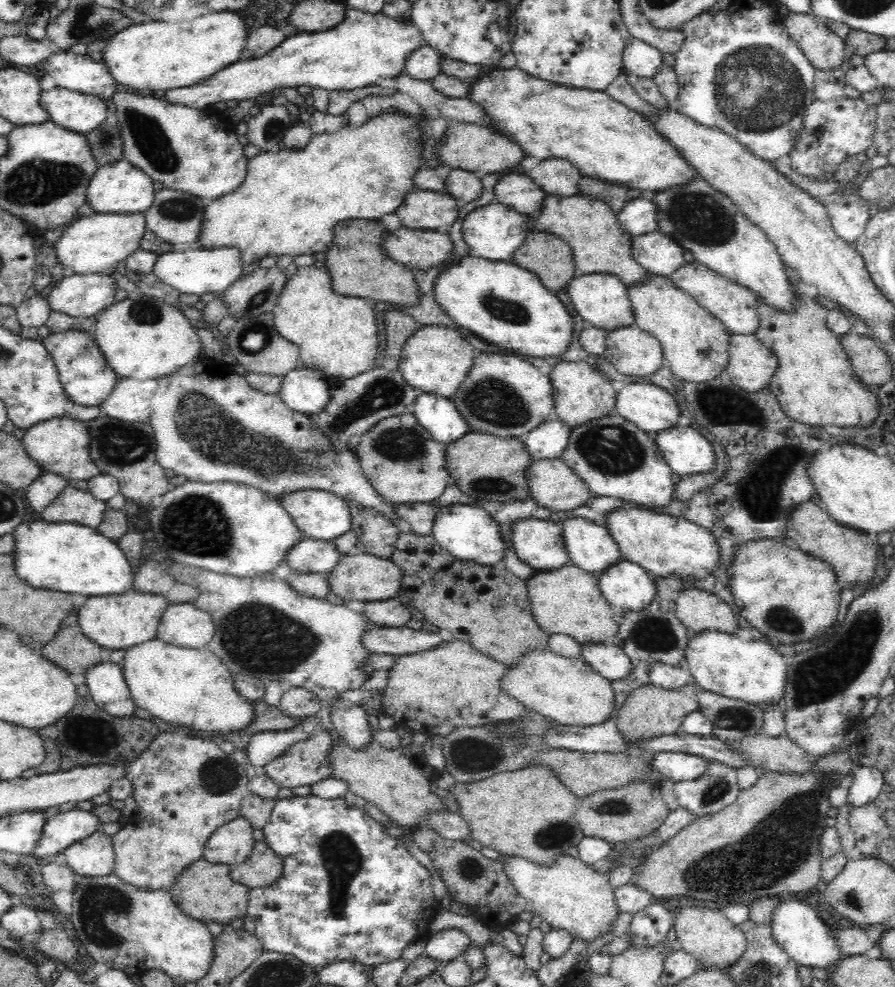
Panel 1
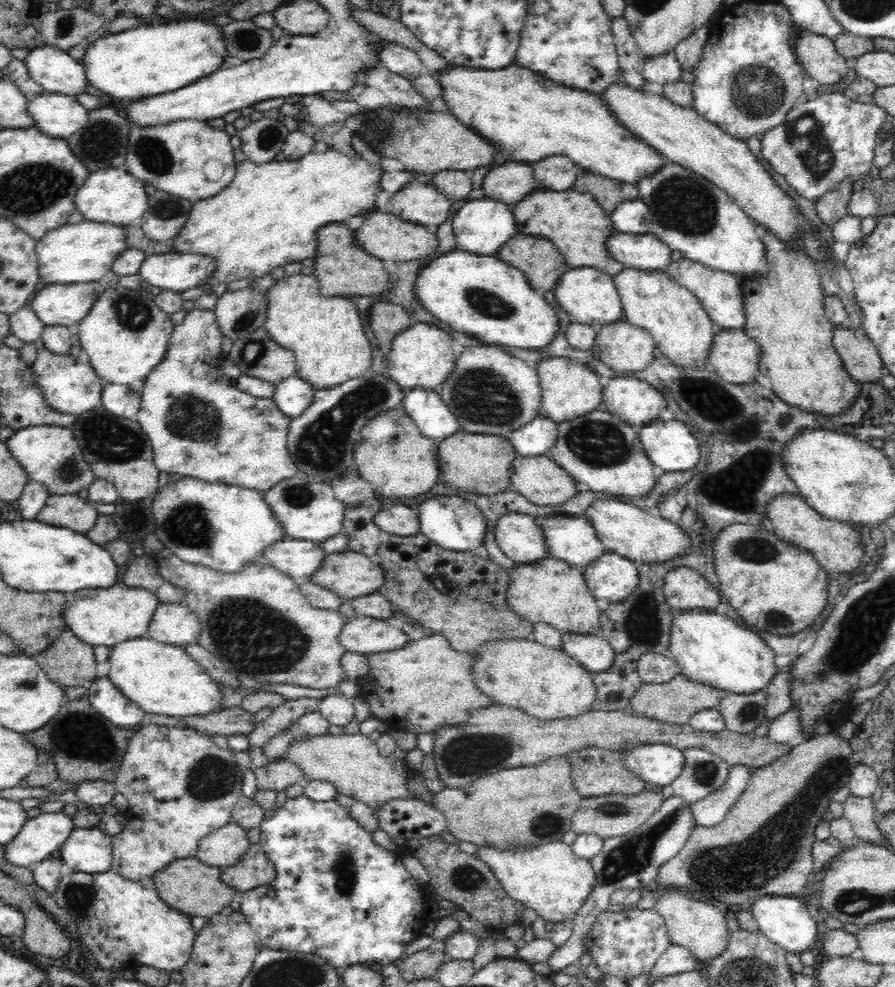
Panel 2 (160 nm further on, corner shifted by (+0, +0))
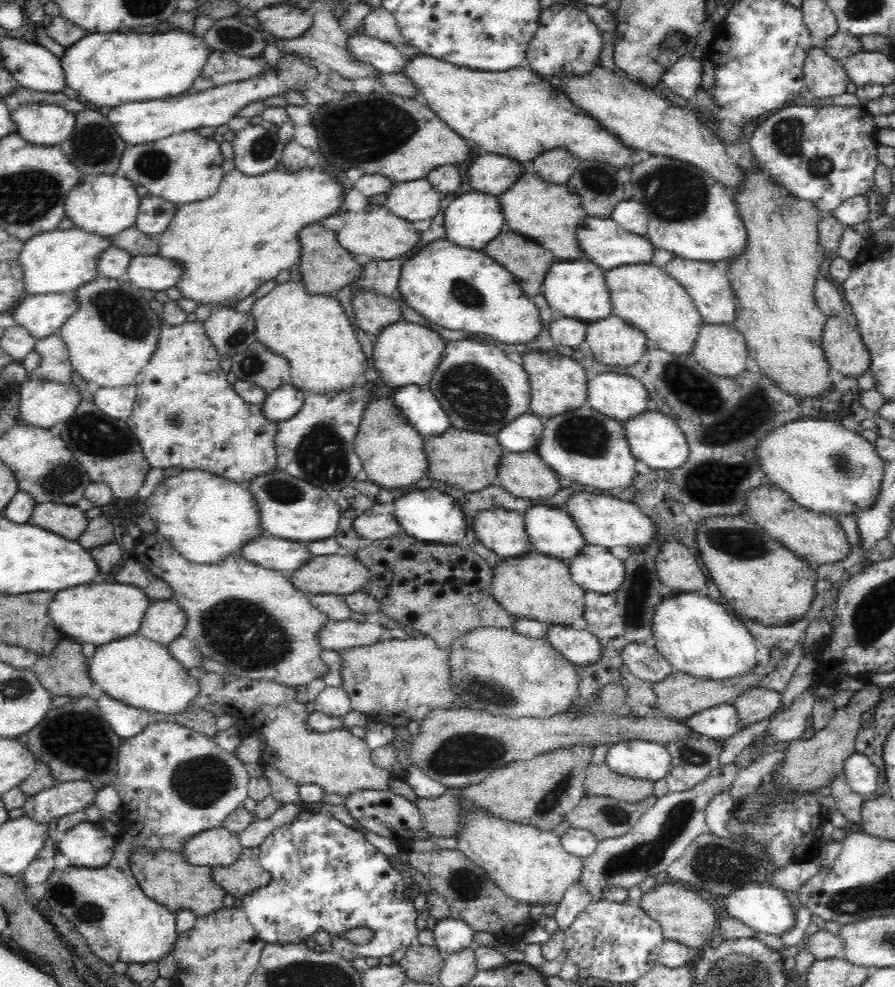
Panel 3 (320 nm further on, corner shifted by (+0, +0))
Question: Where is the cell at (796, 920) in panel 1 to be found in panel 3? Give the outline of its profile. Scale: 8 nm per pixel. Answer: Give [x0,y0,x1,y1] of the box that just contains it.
[725,882,796,936]

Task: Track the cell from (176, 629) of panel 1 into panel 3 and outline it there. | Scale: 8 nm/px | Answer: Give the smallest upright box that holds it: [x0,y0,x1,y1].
[138,600,186,646]

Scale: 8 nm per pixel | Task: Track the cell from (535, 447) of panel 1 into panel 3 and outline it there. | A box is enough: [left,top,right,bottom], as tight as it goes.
[497,411,543,454]

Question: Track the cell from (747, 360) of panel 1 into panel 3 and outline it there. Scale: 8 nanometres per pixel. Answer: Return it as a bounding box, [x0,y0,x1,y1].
[690,323,747,376]

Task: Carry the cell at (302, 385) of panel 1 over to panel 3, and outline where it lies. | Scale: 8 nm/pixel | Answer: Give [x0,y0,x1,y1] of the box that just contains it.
[262,384,304,423]

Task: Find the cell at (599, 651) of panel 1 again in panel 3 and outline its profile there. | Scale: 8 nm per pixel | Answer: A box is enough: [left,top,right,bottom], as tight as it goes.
[544,624,600,666]

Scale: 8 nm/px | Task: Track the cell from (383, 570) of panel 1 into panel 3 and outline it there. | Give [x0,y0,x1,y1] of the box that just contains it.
[287,555,369,597]

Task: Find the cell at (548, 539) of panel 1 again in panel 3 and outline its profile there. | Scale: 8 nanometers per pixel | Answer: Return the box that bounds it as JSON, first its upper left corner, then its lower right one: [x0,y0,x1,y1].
[472,508,532,558]

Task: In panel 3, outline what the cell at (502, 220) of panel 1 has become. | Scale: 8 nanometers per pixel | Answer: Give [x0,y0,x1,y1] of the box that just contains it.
[442,191,506,251]

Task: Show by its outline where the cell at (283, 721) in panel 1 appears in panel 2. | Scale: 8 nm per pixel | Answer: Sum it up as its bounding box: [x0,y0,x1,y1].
[175,706,255,737]

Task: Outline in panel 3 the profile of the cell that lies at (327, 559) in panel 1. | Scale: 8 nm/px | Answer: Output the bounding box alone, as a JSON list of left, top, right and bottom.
[237,534,312,575]

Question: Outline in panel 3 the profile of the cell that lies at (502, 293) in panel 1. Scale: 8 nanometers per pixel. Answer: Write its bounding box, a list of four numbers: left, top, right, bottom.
[398,239,540,344]

